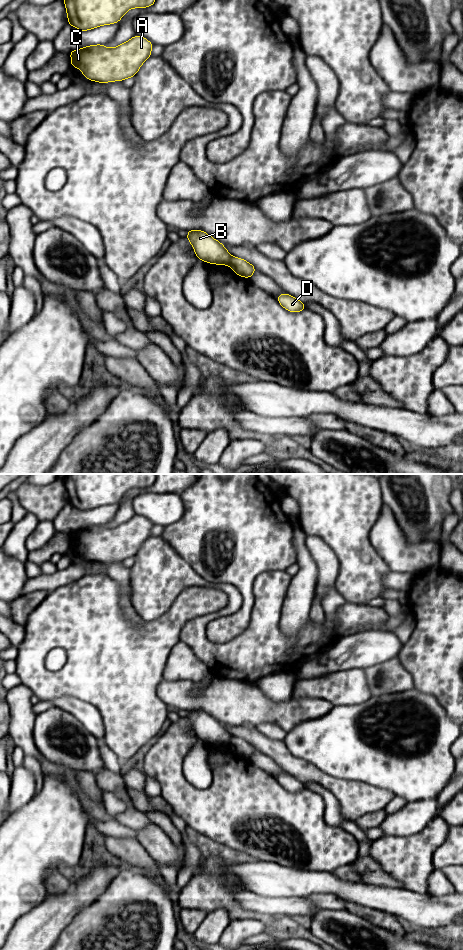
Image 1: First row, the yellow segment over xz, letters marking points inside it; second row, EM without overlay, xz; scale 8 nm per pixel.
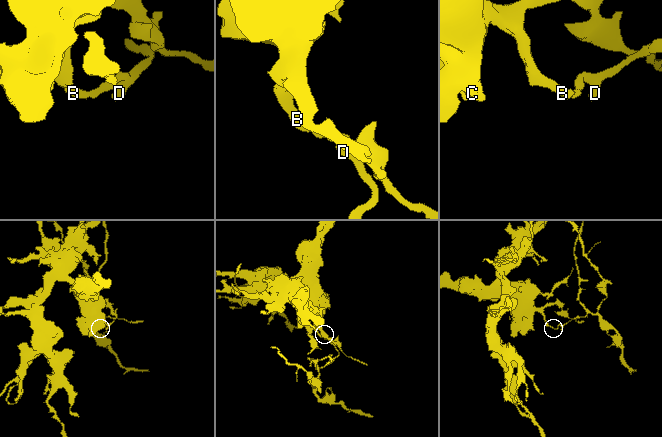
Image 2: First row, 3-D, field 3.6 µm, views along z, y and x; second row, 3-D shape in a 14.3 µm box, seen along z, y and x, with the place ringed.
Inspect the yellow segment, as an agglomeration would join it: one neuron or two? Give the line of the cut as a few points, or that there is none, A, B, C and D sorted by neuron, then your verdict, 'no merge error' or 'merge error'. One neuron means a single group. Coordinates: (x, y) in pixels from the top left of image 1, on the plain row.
cut in xz along (232, 737), (228, 744); A B C / D; merge error

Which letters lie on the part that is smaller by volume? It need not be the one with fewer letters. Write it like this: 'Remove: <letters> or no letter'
Remove: D

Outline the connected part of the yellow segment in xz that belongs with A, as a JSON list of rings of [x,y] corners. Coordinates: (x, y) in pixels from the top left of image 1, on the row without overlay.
[[[134,516],[114,528],[91,525],[70,532],[71,546],[79,548],[91,561],[123,561],[135,556],[141,545],[151,537],[152,527],[153,524],[141,516]]]

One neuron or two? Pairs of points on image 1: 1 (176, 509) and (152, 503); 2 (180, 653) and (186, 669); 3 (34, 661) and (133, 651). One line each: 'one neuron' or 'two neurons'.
1: one neuron
2: one neuron
3: one neuron

